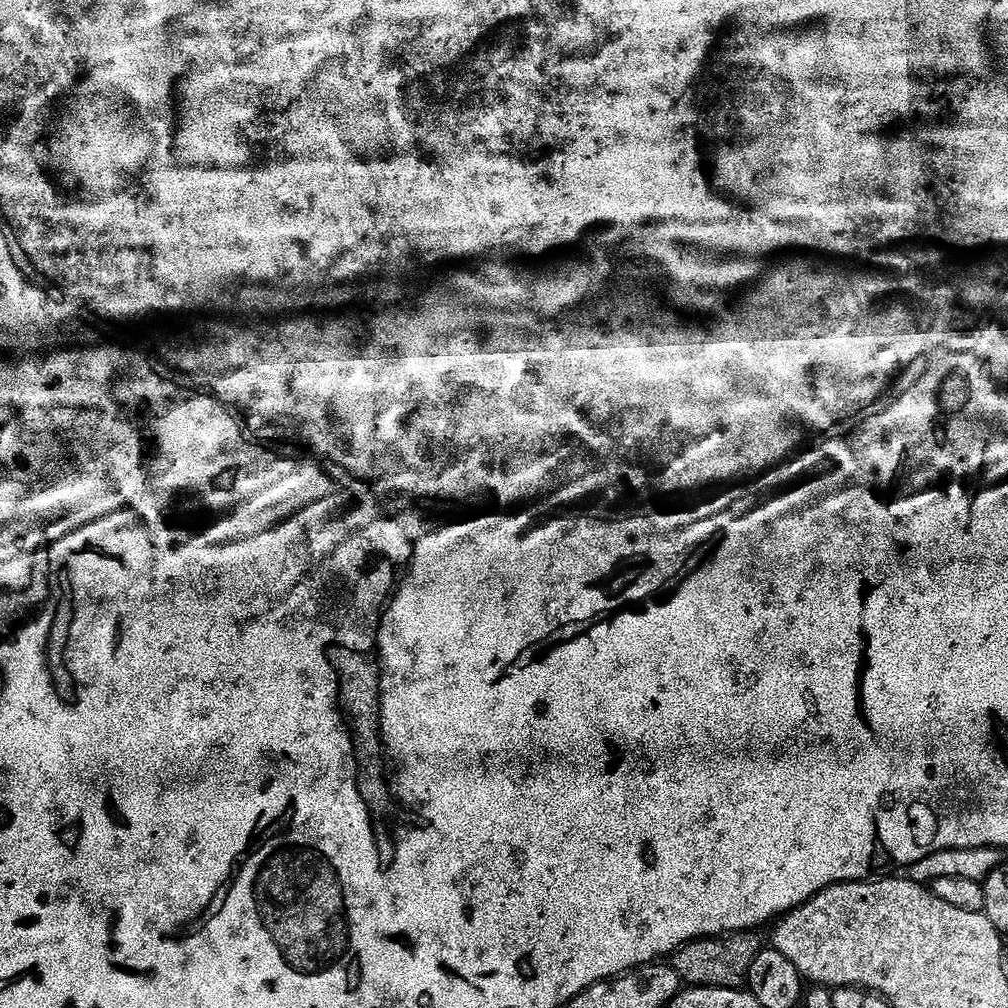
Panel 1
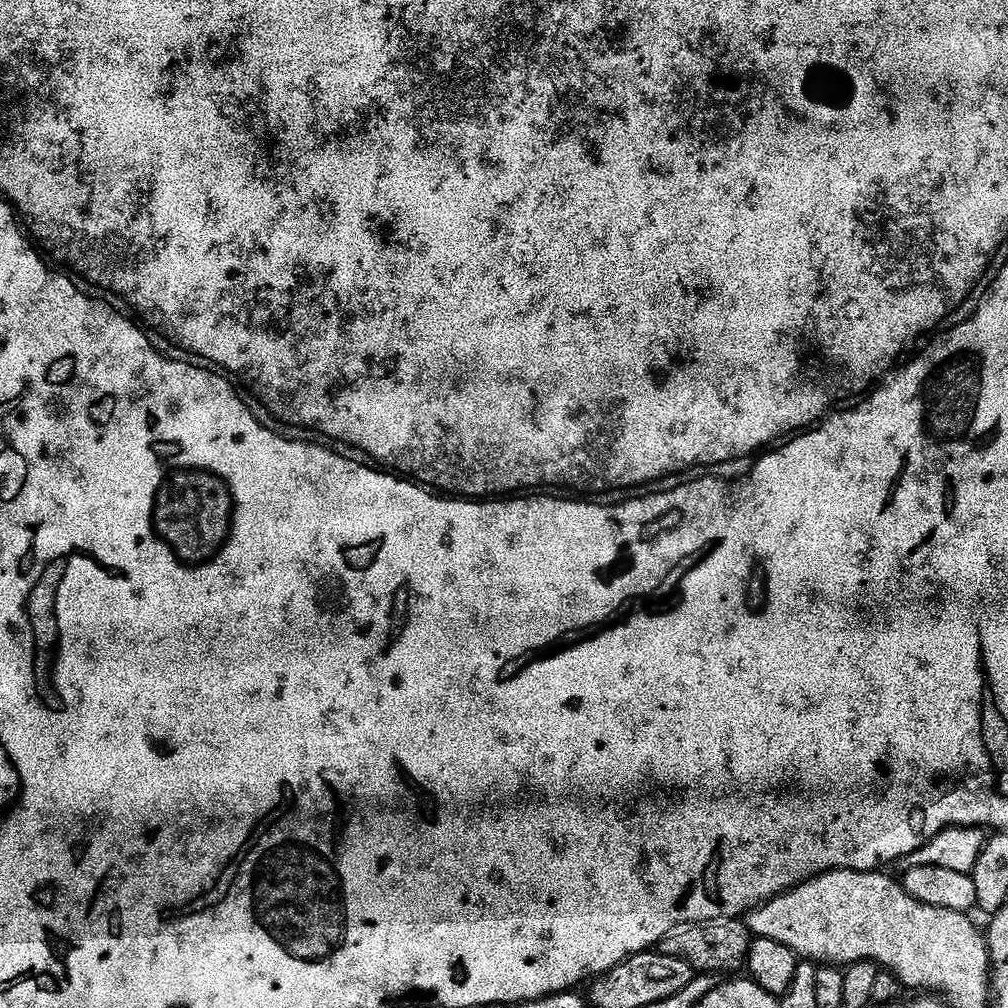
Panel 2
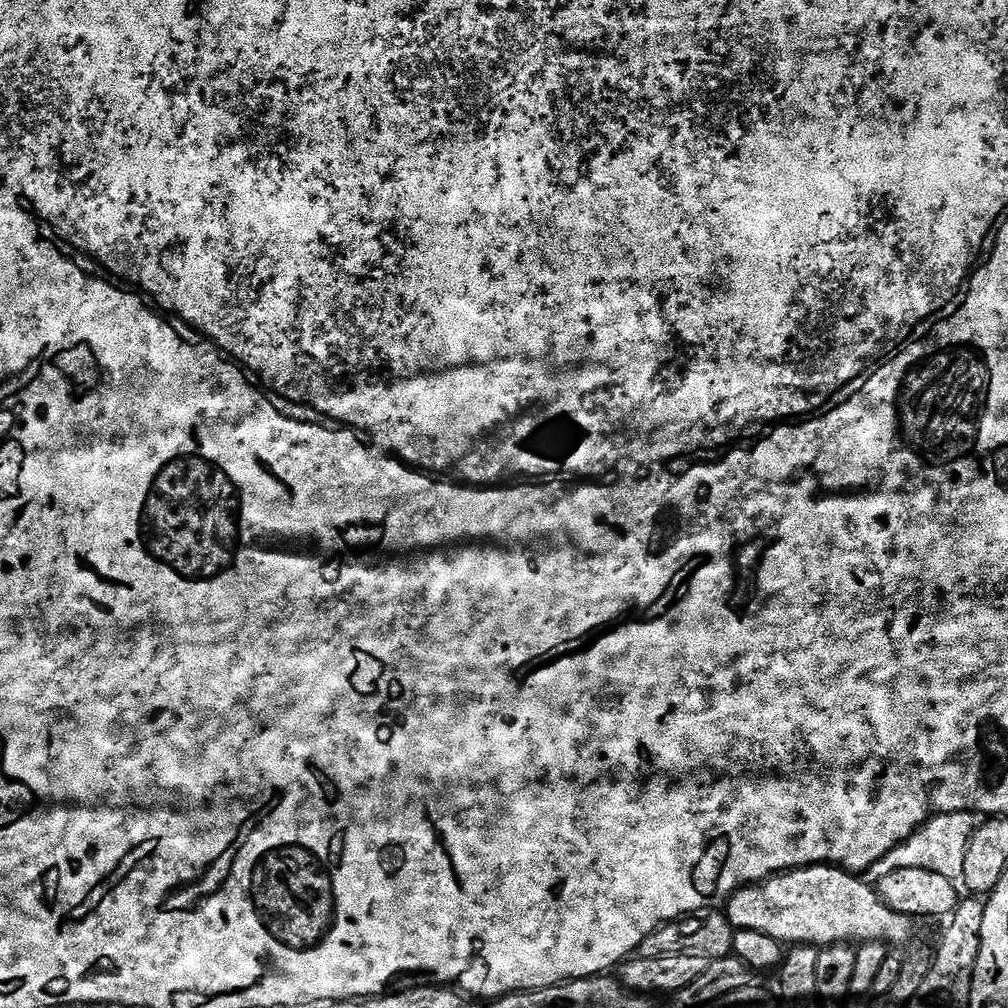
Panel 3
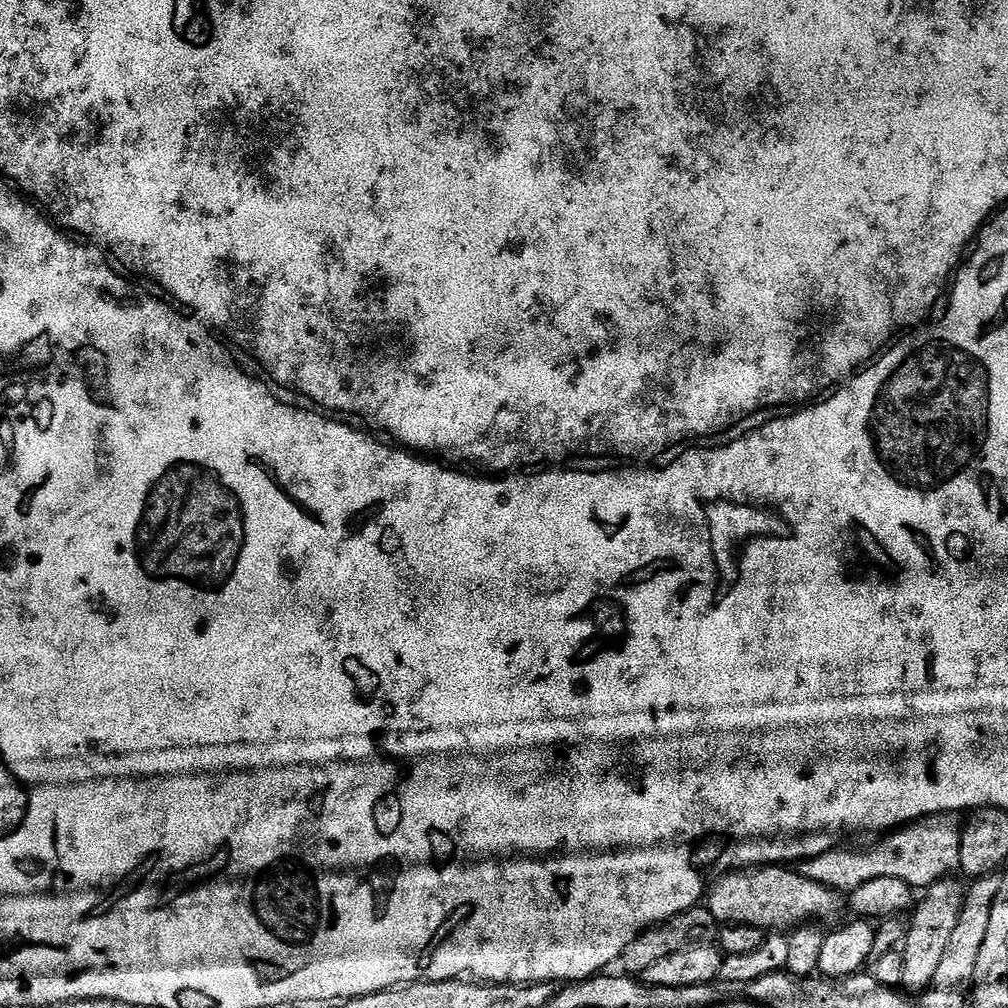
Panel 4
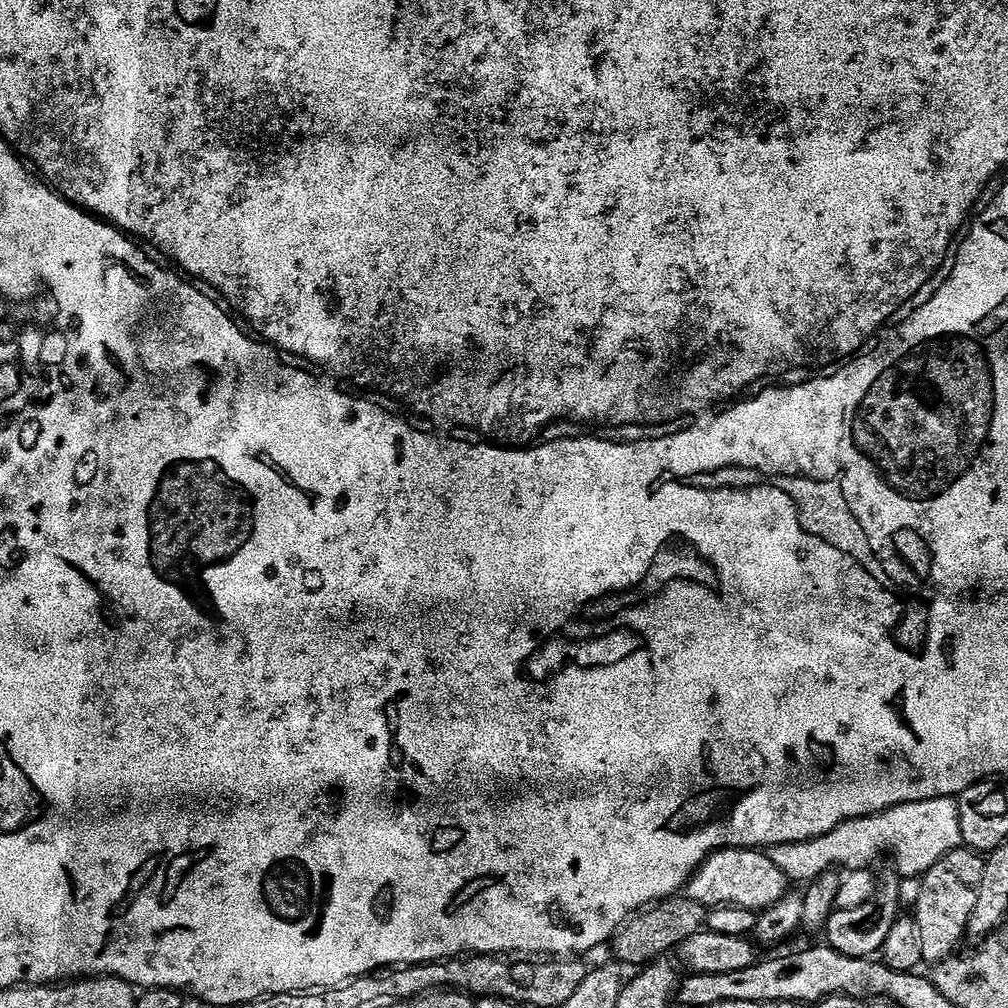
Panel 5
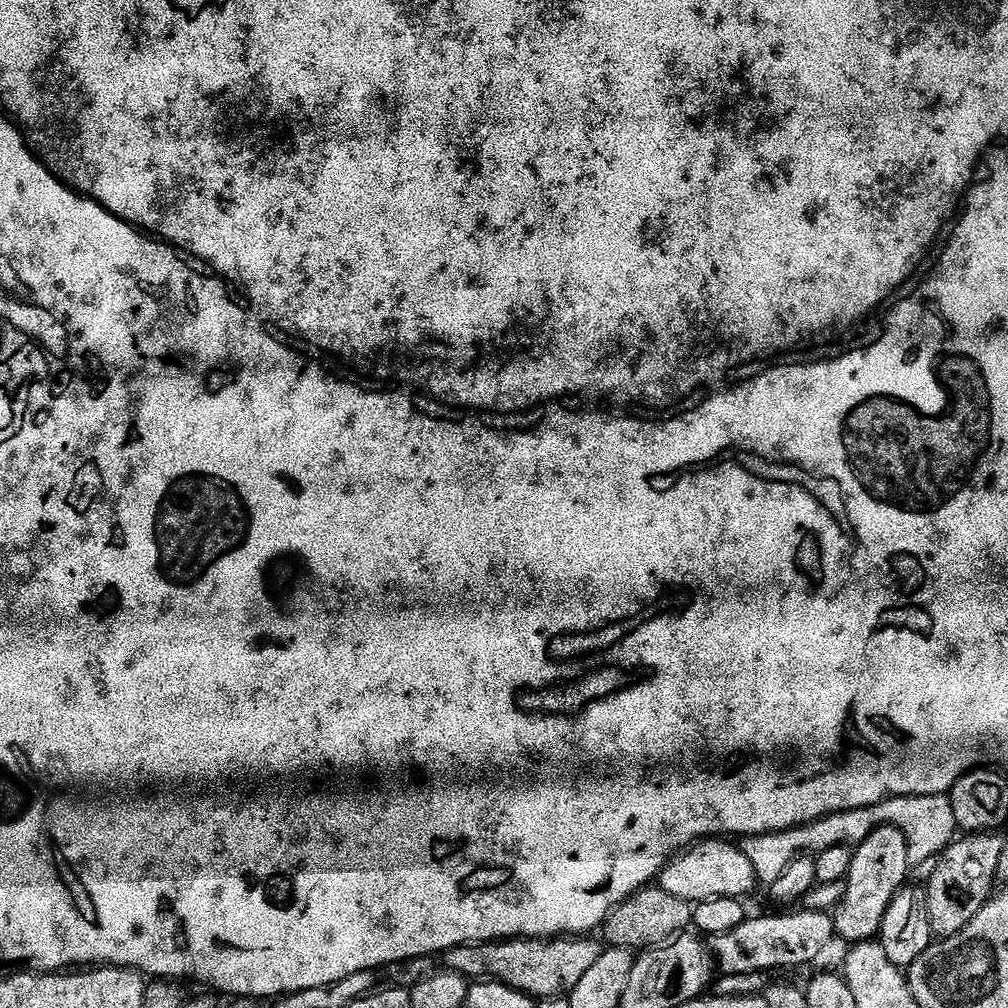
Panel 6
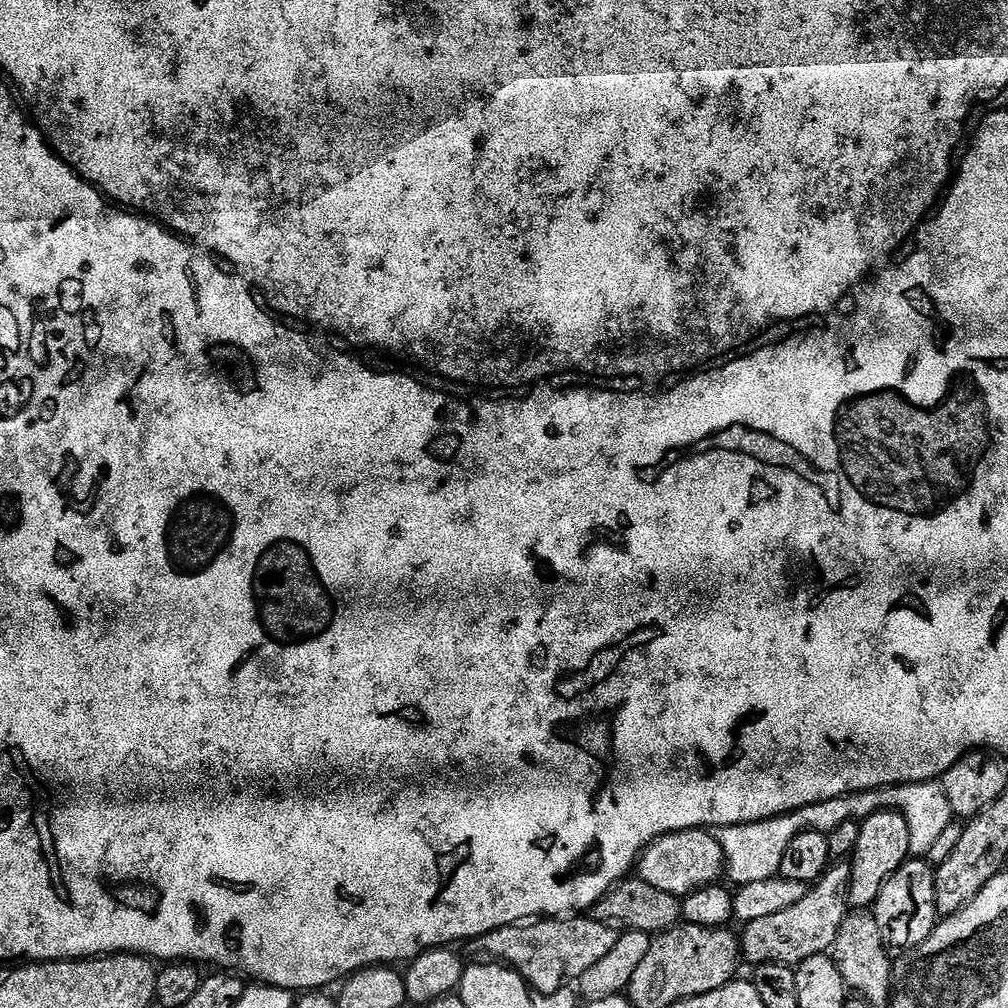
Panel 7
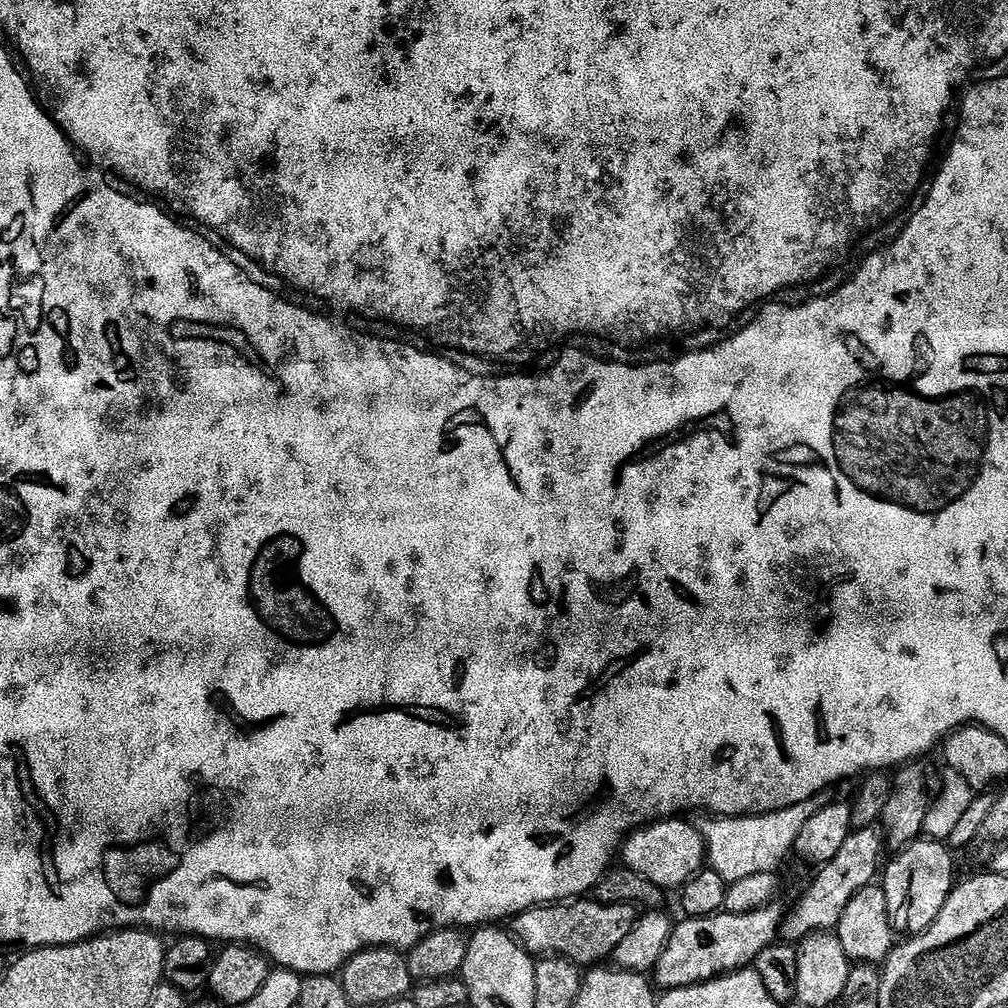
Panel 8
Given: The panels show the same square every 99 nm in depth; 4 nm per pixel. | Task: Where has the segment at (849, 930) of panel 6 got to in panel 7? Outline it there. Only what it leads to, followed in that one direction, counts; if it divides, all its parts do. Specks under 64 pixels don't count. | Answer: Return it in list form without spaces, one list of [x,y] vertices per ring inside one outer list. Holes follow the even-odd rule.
[[[889,810],[866,818],[860,825],[858,846],[850,857],[852,878],[850,884],[849,905],[856,910],[868,910],[873,907],[882,894],[882,886],[910,858],[910,826],[903,813]]]

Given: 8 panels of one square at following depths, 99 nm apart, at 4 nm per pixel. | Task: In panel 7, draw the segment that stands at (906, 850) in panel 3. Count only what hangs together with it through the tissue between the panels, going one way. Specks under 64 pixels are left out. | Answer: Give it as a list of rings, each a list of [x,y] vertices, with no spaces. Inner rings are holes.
[[[934,780],[894,784],[890,788],[871,788],[865,792],[851,792],[842,798],[830,798],[826,802],[818,802],[787,812],[785,816],[719,829],[718,839],[724,847],[727,879],[732,879],[731,883],[736,886],[750,882],[766,882],[766,878],[780,875],[782,857],[790,847],[790,842],[798,838],[798,834],[810,831],[830,833],[838,826],[842,826],[842,822],[851,820],[862,822],[874,814],[889,810],[899,811],[906,818],[910,826],[910,853],[916,858],[927,857],[930,846],[934,846],[936,839],[946,831],[946,826],[954,823],[950,798],[943,783]]]

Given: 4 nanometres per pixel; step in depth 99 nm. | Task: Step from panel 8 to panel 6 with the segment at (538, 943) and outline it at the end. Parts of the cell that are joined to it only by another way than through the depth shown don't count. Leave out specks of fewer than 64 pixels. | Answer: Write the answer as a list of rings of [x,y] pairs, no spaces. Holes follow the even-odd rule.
[[[591,935],[565,936],[563,938],[513,938],[482,944],[459,944],[443,953],[443,967],[469,978],[487,978],[505,984],[535,998],[552,1000],[572,991],[590,966],[598,962],[605,945]]]

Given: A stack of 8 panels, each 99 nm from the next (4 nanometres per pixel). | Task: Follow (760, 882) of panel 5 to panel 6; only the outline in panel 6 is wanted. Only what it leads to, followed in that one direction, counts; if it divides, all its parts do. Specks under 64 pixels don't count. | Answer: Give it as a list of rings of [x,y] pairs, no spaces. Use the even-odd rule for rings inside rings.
[[[705,838],[681,851],[668,861],[658,877],[658,886],[674,898],[699,902],[710,898],[748,898],[758,888],[756,871],[746,858],[743,847],[724,838]]]

